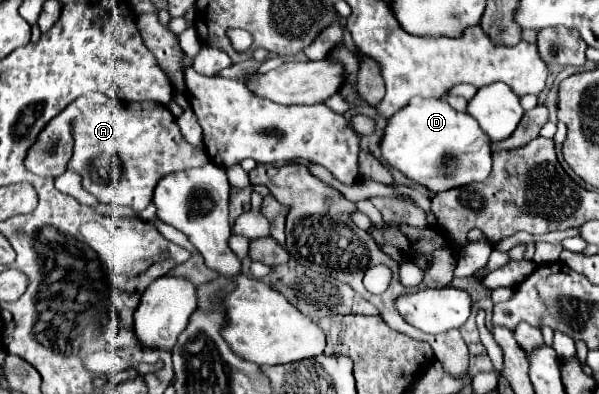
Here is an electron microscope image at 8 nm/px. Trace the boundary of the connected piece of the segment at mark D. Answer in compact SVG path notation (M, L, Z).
M413 97L407 107L389 119L381 151L389 165L405 173L411 181L439 193L475 181L485 181L491 173L489 145L491 139L471 115L455 111L443 99Z

